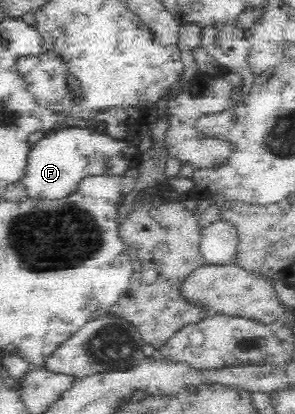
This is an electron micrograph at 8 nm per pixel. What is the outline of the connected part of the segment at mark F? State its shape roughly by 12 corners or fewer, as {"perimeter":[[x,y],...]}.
{"perimeter":[[60,127],[38,136],[19,183],[63,200],[91,175],[116,175],[139,153],[109,132]]}

